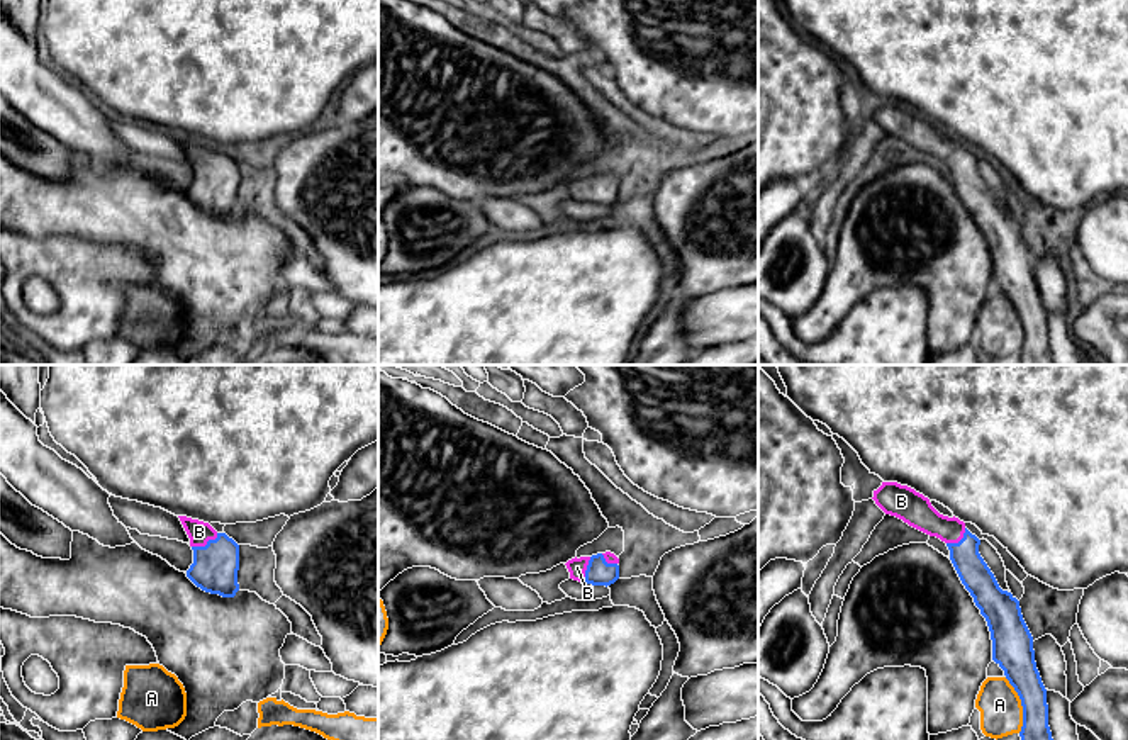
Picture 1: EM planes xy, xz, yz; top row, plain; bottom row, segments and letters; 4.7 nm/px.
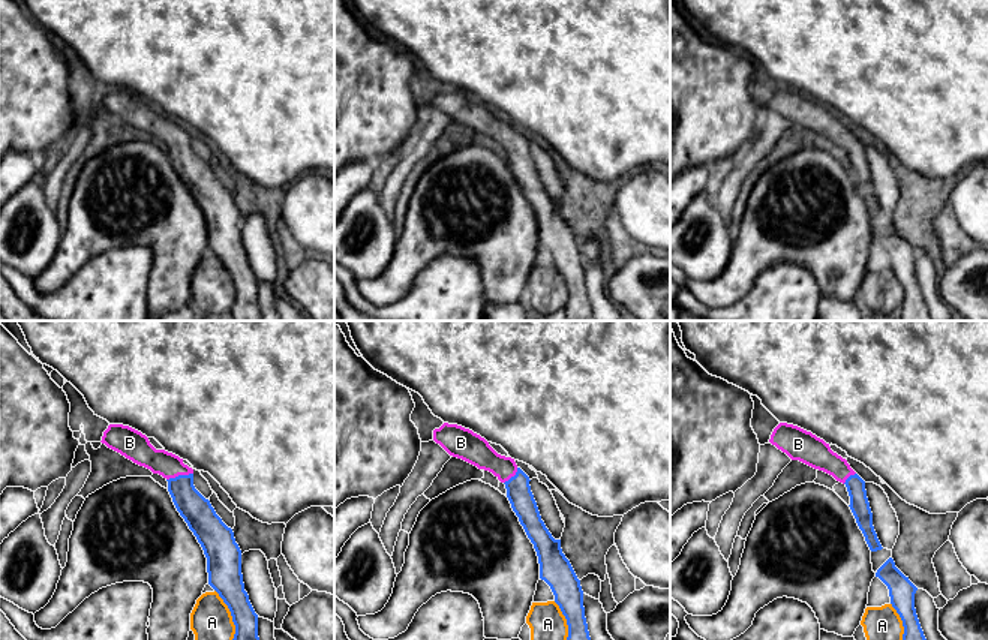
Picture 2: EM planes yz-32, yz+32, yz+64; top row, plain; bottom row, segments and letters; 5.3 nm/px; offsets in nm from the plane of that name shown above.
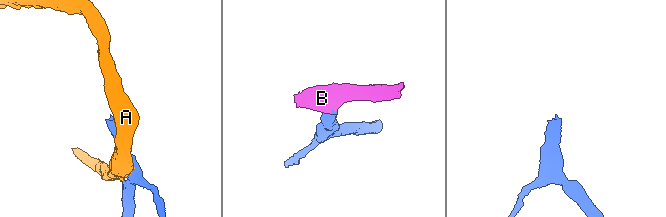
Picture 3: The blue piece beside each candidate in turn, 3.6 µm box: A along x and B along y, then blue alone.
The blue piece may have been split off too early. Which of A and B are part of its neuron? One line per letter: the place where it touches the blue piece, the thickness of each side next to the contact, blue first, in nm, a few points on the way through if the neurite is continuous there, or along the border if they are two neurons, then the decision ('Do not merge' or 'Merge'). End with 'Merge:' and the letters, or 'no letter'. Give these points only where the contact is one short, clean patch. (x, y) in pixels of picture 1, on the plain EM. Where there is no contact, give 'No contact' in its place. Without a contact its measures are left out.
A: Touches blue at yz (1021, 325). Thickness 180 nm (blue) against 200 nm. Do not merge
B: Touches blue at xy (207, 163). Thickness 220 nm (blue) against 110 nm. Path across: xy (214, 189), (214, 173), (207, 163), (199, 151). Merge
Merge: B

